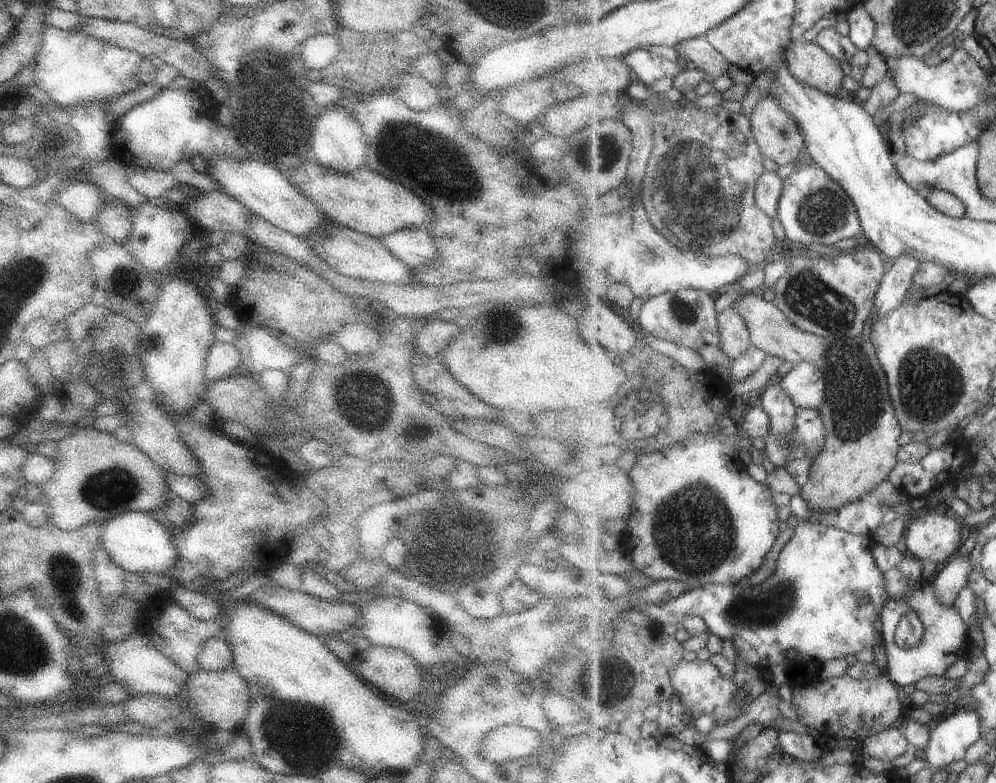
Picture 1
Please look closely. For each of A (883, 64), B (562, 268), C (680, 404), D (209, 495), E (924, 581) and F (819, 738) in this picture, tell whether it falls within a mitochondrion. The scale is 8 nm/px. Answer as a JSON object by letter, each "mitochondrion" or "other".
{"A":"other","B":"other","C":"other","D":"other","E":"other","F":"other"}

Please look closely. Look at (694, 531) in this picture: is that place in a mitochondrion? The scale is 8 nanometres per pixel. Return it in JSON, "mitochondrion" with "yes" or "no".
{"mitochondrion":"yes"}

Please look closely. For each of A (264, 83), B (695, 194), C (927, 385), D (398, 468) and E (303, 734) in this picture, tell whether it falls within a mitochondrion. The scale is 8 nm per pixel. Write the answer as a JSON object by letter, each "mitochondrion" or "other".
{"A":"mitochondrion","B":"mitochondrion","C":"mitochondrion","D":"other","E":"mitochondrion"}

